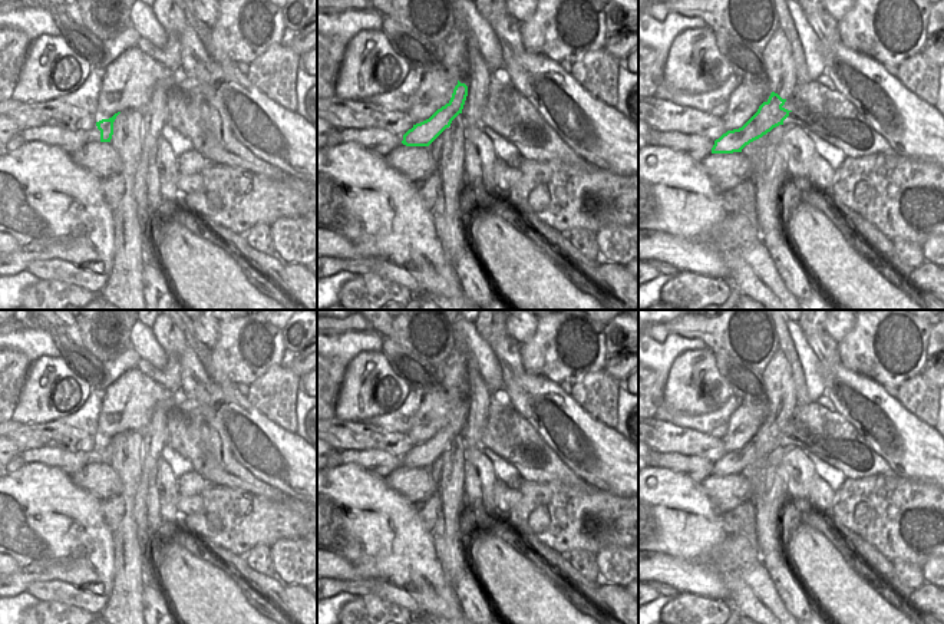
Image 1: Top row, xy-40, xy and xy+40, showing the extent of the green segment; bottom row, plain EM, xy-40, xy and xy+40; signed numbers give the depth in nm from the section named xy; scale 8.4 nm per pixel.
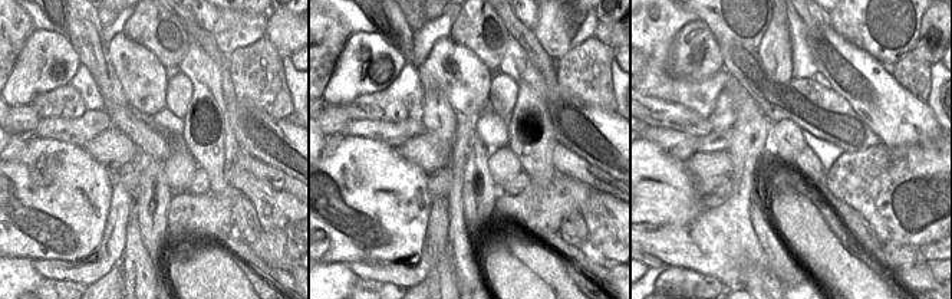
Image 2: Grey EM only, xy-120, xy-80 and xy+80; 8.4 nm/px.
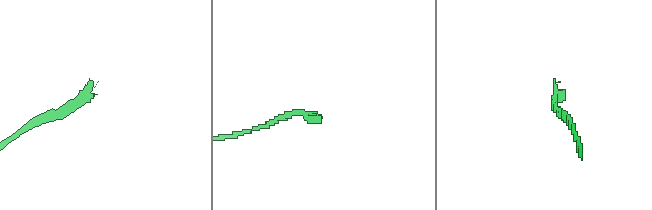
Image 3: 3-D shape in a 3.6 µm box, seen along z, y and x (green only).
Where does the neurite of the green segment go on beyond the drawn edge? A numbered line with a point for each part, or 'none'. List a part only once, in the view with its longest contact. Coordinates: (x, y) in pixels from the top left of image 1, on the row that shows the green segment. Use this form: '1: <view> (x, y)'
1: xy (455, 58)

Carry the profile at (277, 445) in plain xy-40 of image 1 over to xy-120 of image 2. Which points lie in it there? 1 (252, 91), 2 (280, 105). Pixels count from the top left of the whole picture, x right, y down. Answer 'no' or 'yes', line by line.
1: no
2: no

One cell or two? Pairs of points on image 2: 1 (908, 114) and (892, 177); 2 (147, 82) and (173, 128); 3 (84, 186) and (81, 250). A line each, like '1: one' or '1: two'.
1: two
2: two
3: one

